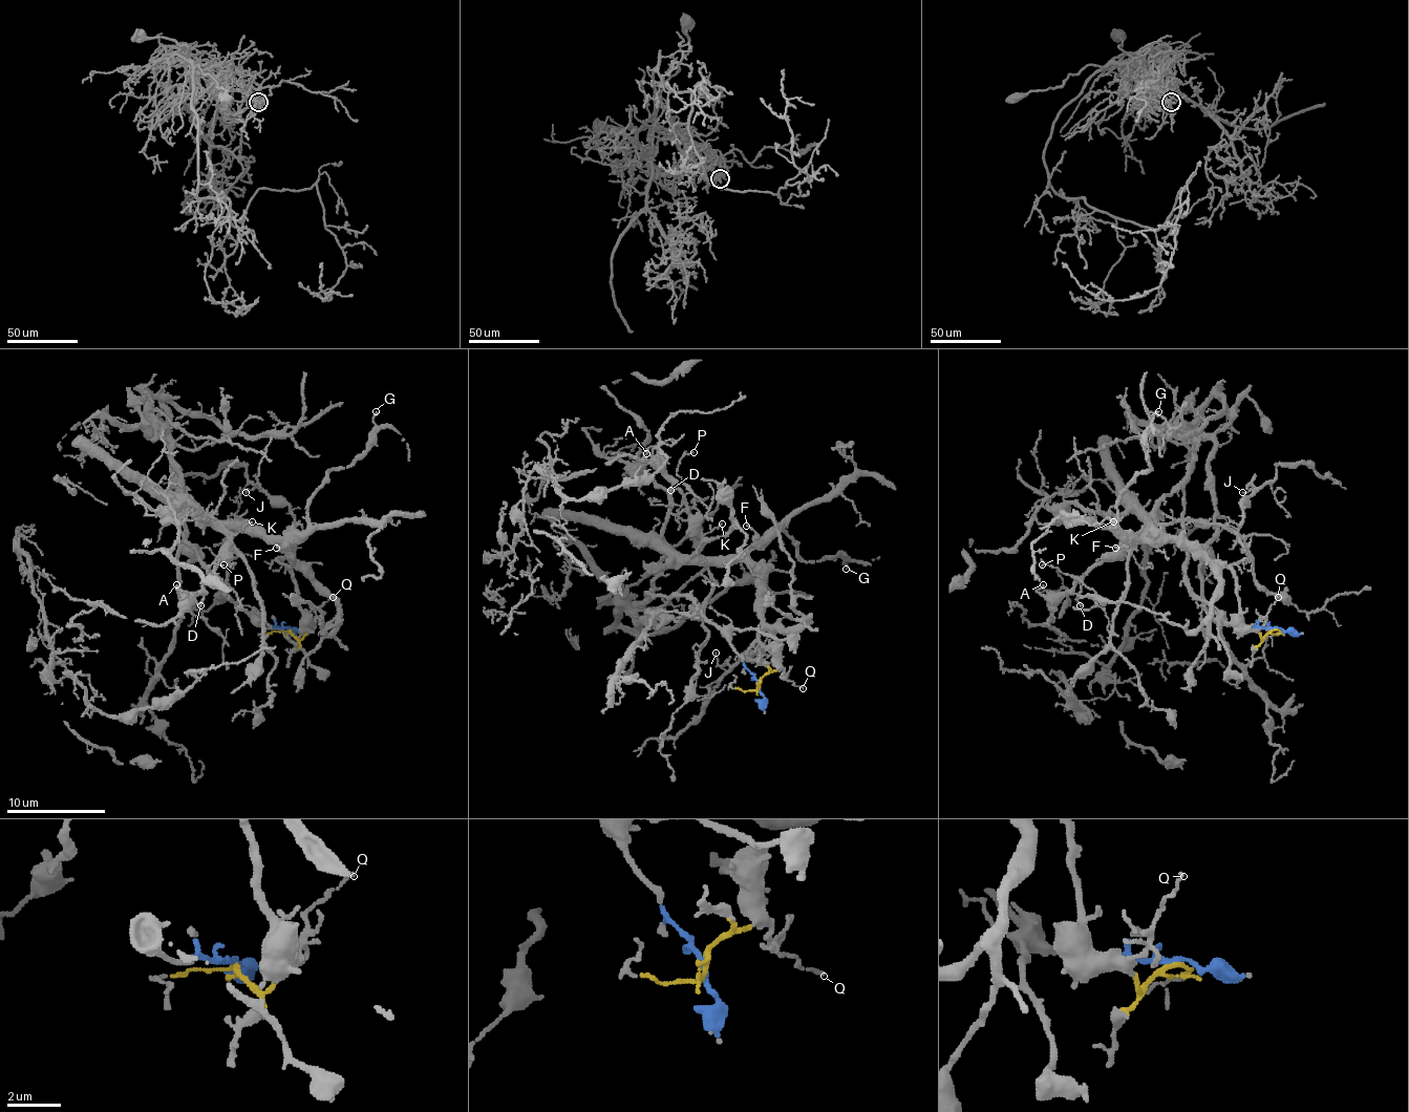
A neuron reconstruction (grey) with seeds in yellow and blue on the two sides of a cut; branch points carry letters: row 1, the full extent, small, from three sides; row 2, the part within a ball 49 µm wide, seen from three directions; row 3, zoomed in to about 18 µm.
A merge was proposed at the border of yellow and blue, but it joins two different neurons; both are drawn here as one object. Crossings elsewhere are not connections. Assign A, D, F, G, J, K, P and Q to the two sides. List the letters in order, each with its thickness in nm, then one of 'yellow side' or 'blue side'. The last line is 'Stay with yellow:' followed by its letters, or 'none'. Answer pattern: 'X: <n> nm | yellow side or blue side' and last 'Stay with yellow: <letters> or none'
A: 150 nm | yellow side
D: 160 nm | yellow side
F: 130 nm | yellow side
G: 150 nm | yellow side
J: 90 nm | yellow side
K: 110 nm | yellow side
P: 70 nm | yellow side
Q: 120 nm | yellow side
Stay with yellow: A, D, F, G, J, K, P, Q

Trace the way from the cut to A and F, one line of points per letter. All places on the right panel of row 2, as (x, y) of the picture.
A: (1275, 631), (1262, 638), (1247, 625), (1231, 572), (1152, 539), (1145, 525), (1070, 589), (1037, 591), (1044, 583)
F: (1275, 631), (1262, 638), (1245, 623), (1238, 601), (1238, 583), (1225, 567), (1196, 559), (1174, 542), (1115, 547)

